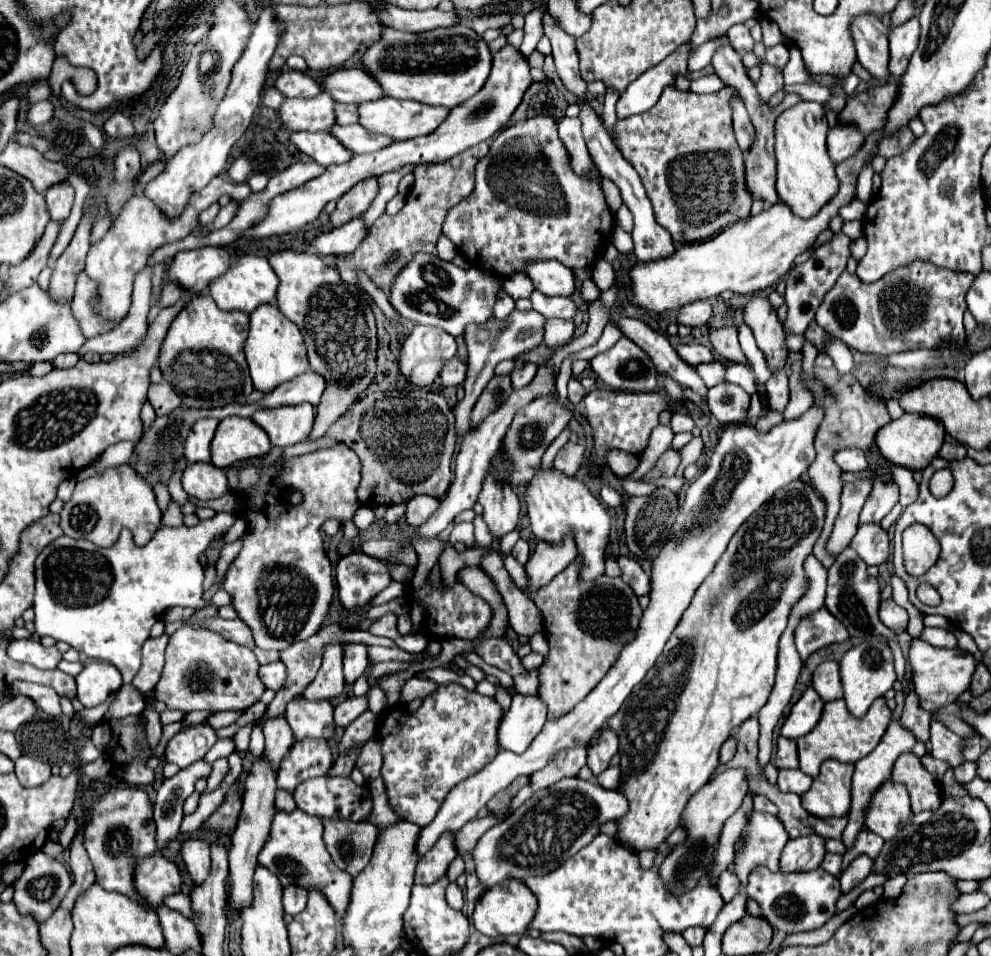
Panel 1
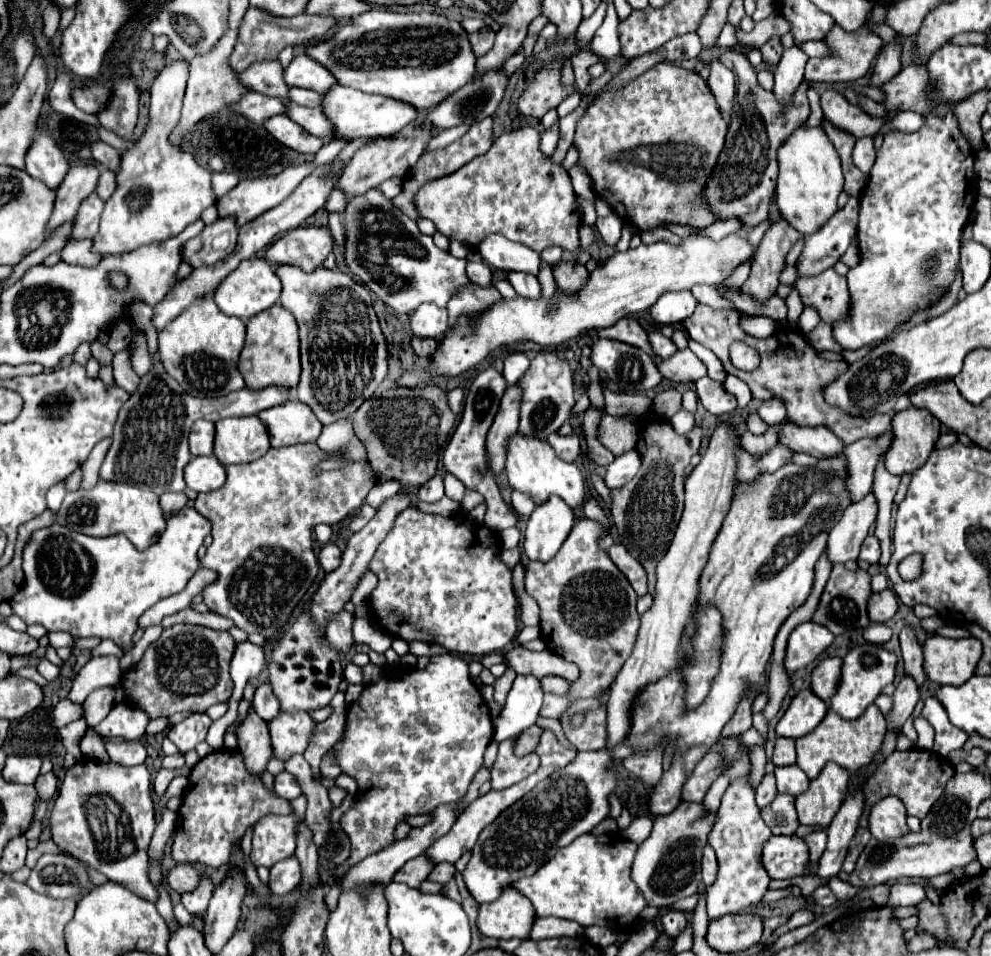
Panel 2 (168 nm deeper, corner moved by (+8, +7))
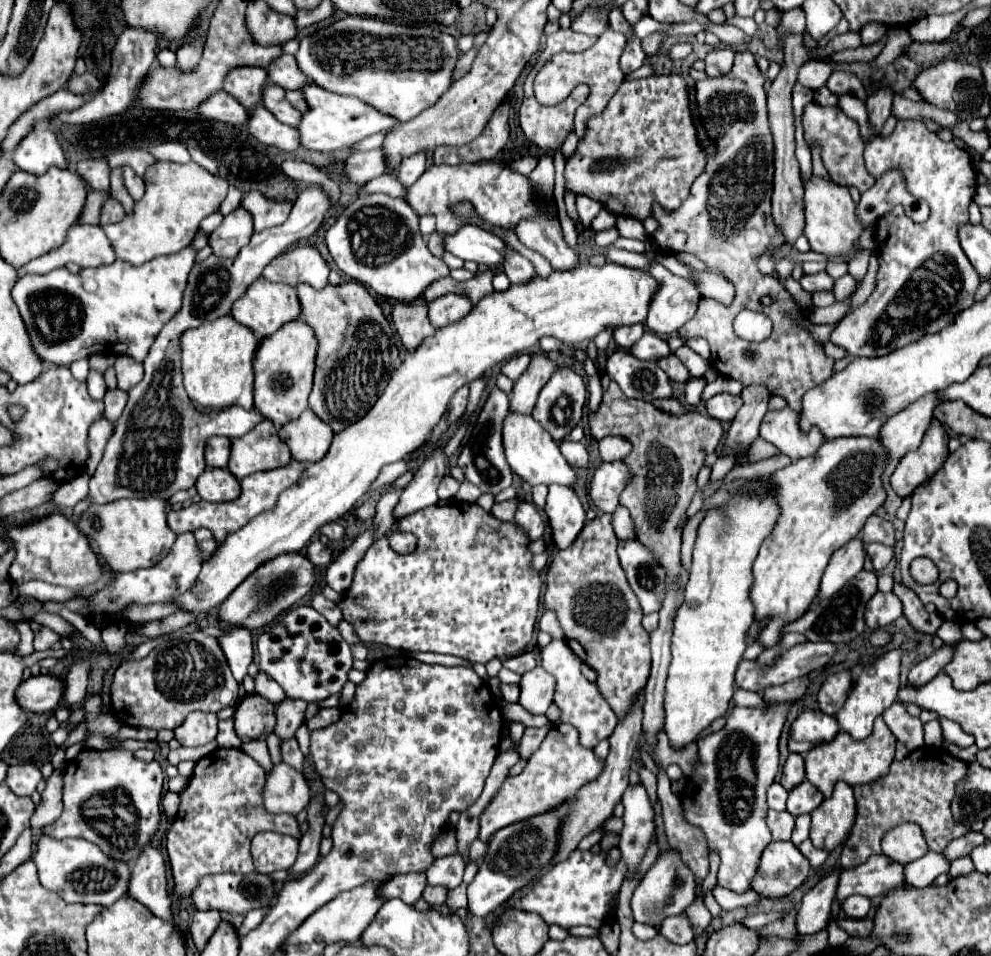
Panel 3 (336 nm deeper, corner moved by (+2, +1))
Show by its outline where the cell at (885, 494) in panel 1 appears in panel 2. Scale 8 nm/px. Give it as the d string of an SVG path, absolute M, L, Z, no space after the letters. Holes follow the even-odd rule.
M869 493L865 499L849 505L839 523L829 533L827 555L833 563L857 559L859 547L867 537L869 527L877 519L877 497Z

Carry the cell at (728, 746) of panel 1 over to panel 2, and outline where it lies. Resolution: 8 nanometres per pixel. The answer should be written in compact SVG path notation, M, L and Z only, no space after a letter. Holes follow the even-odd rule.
M749 695L749 697L745 697L741 703L739 703L739 707L737 707L737 711L735 711L735 715L727 721L727 725L723 727L723 731L721 731L721 737L719 737L719 741L721 739L735 739L735 737L741 737L749 727L751 727L751 703L753 703L753 695Z

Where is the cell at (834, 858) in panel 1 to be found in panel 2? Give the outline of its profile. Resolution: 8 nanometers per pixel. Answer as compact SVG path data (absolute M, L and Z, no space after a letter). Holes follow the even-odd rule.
M825 831L811 833L811 835L807 835L807 837L805 837L805 843L807 843L807 847L809 847L809 859L817 863L817 861L821 859L823 851L825 851L825 845L827 845L827 835L825 835Z

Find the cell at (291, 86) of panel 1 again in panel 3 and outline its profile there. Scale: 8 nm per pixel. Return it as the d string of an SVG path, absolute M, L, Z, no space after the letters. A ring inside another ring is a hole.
M235 67L227 73L223 81L223 91L235 97L243 107L253 109L253 105L261 105L261 89L267 83L265 69L257 67Z

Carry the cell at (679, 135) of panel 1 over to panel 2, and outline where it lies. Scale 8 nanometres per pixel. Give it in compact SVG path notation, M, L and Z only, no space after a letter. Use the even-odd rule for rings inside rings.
M657 63L627 87L603 93L595 99L585 117L577 123L575 145L579 149L579 163L593 179L595 193L605 199L623 221L635 225L639 231L649 231L665 223L703 229L719 221L719 215L707 207L703 191L723 151L727 129L729 123L721 115L707 81L671 63Z

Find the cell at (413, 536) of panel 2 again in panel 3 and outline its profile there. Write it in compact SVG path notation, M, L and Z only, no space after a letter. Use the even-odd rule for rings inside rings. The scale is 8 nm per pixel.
M453 501L449 505L431 505L431 507L425 507L417 513L411 513L411 515L405 515L401 517L397 523L393 523L393 529L397 531L411 531L415 537L417 537L417 549L413 553L397 553L389 547L389 539L383 535L381 539L377 539L365 553L365 557L357 563L357 571L355 571L355 577L353 577L353 583L349 585L349 589L341 595L339 599L339 609L343 613L343 621L351 623L357 637L363 641L363 643L381 643L381 645L389 645L389 647L395 647L395 649L403 649L403 651L433 651L433 653L449 653L449 655L457 655L457 657L463 657L471 663L487 663L491 661L493 657L499 657L499 659L505 659L505 657L513 657L513 655L519 655L525 651L525 647L529 645L531 637L533 637L533 627L535 627L535 621L537 621L537 609L539 609L539 595L541 595L541 571L535 571L533 565L531 565L531 559L533 559L533 553L529 549L531 545L531 539L529 535L519 527L515 525L513 521L505 523L505 521L499 521L497 517L493 517L489 511L481 509L477 503L461 503L461 501Z

